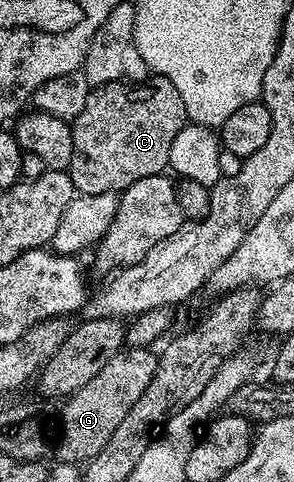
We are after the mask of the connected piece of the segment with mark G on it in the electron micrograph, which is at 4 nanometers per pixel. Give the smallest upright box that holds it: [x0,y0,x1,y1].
[57,348,158,466]

